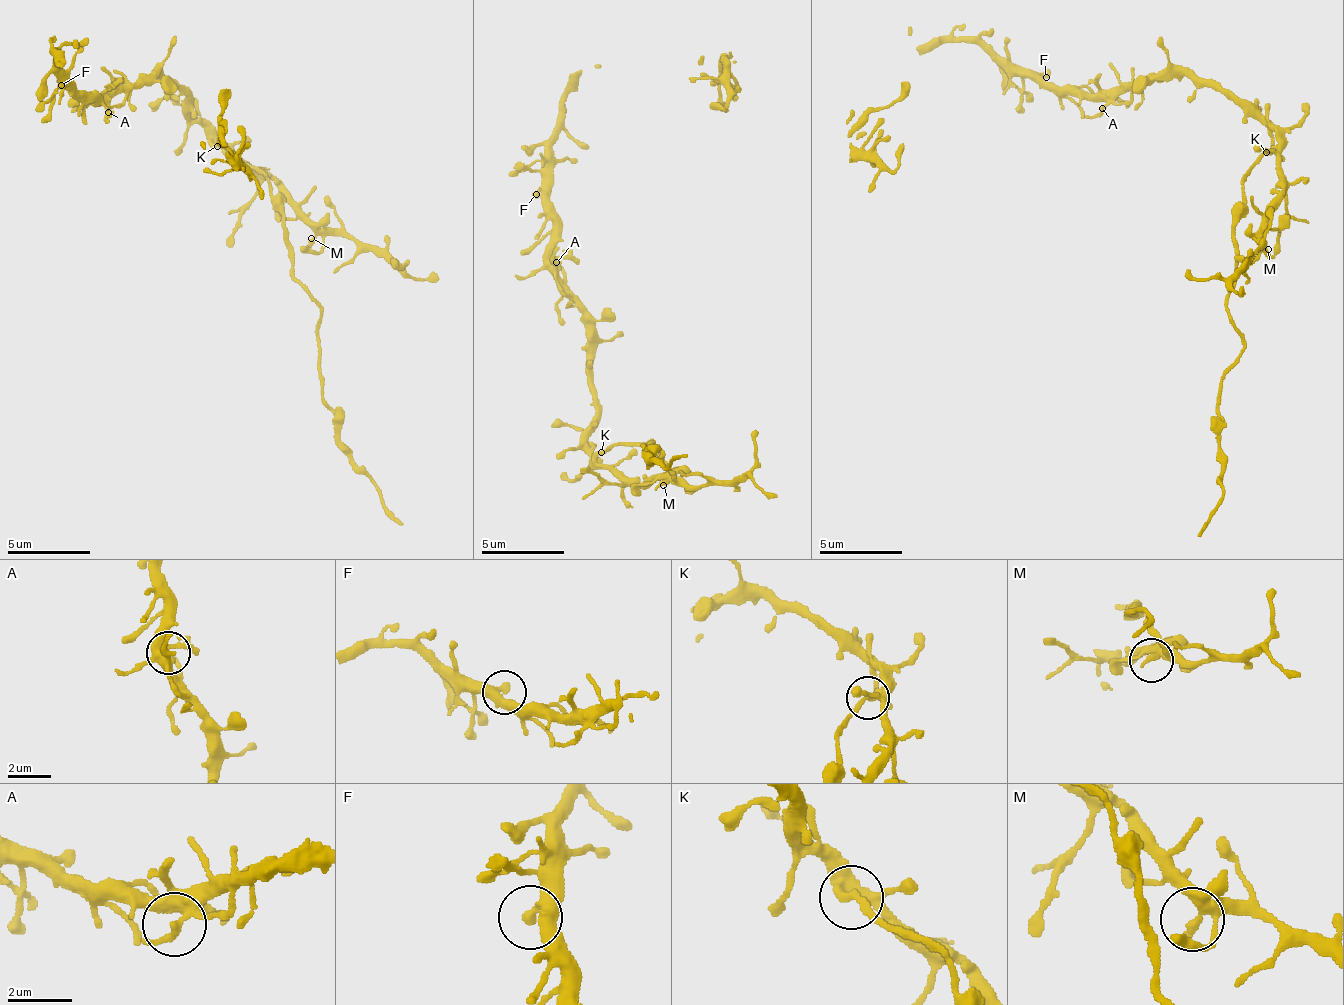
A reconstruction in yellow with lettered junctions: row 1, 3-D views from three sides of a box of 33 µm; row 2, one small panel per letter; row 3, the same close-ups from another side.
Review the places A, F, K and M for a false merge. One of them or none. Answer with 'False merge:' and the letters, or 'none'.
False merge: K

